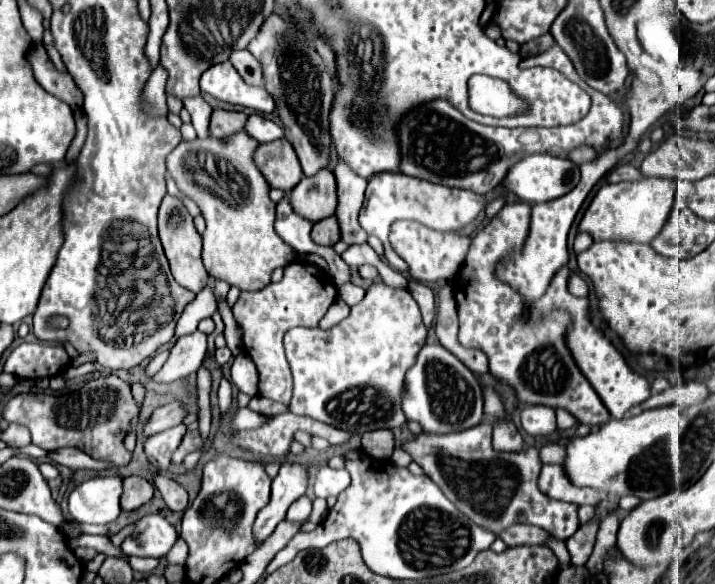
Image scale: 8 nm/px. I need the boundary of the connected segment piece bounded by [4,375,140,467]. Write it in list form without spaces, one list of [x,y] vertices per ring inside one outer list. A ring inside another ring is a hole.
[[[118,375],[98,377],[88,381],[80,393],[66,393],[66,395],[34,395],[24,393],[10,399],[4,407],[4,419],[10,423],[26,425],[32,433],[32,443],[52,451],[58,447],[80,447],[92,459],[110,461],[114,467],[128,465],[132,453],[124,447],[126,435],[132,431],[132,419],[140,415],[140,407],[132,397],[130,385],[122,381]],[[74,413],[74,421],[72,421]],[[96,427],[96,437],[94,435]]]

